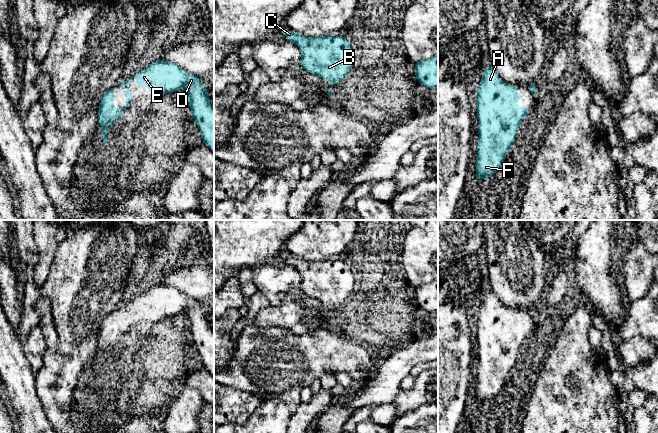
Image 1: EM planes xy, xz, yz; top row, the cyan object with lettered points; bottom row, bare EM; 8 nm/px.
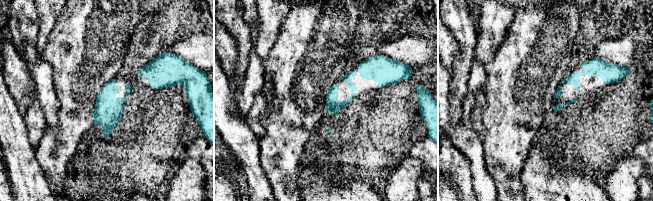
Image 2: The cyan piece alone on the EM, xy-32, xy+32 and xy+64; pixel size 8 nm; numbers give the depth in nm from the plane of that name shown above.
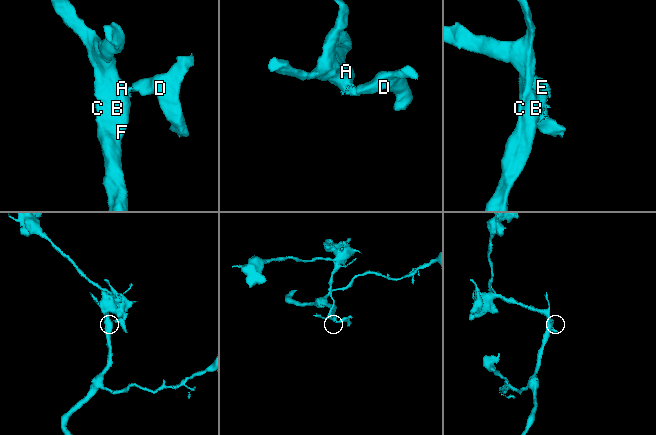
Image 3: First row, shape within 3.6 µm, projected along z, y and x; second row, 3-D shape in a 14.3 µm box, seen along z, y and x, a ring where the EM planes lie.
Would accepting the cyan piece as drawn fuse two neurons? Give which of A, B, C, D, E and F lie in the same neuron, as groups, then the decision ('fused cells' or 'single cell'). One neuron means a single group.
A B C D E F; single cell

